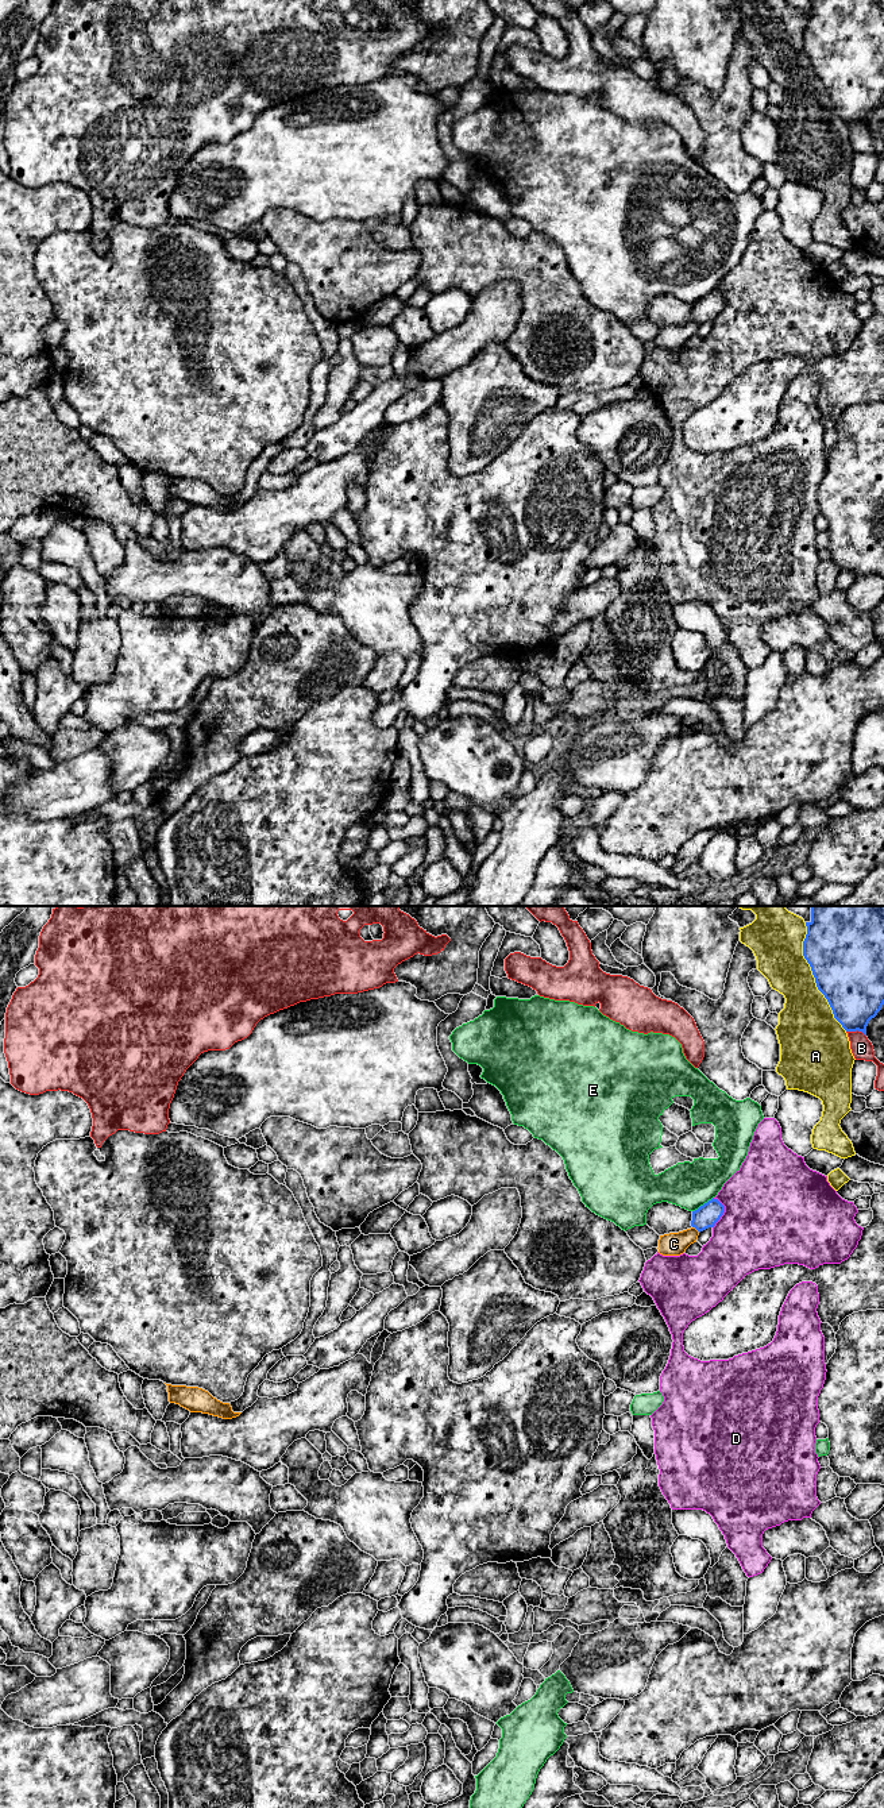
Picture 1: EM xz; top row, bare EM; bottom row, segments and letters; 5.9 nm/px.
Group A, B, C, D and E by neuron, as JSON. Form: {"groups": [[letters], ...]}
{"groups": [["A"], ["B"], ["C"], ["D"], ["E"]]}

